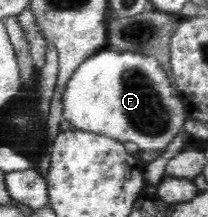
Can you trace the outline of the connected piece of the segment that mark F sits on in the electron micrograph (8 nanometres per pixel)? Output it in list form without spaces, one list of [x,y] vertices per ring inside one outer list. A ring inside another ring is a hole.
[[[109,47],[104,48],[102,51],[98,51],[93,56],[90,56],[90,58],[85,62],[82,62],[80,66],[76,67],[76,70],[71,74],[68,86],[65,88],[66,91],[63,96],[63,116],[65,120],[68,120],[70,124],[73,124],[73,129],[96,134],[105,134],[106,136],[115,138],[123,143],[130,141],[138,145],[142,152],[162,153],[165,150],[164,148],[174,140],[174,137],[183,130],[182,126],[184,126],[184,121],[188,117],[185,106],[182,104],[182,101],[180,101],[180,98],[177,95],[177,90],[174,87],[173,82],[168,78],[164,67],[162,67],[152,56],[147,56],[146,54],[142,55],[137,54],[136,52],[116,52]]]

